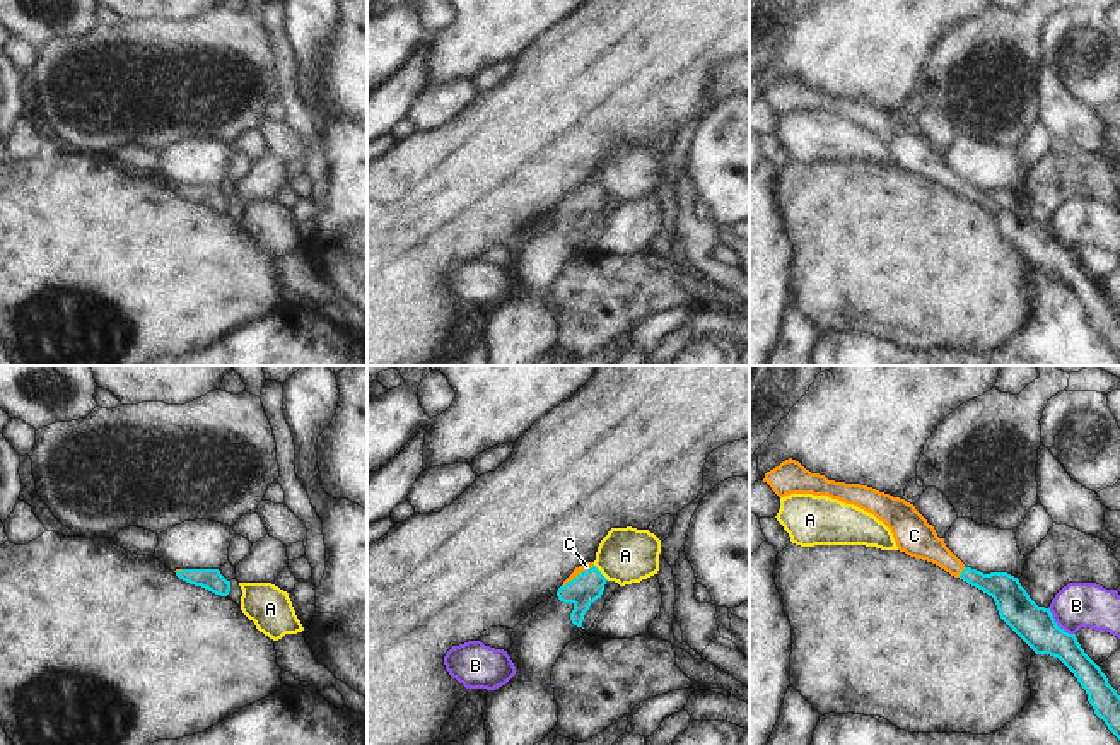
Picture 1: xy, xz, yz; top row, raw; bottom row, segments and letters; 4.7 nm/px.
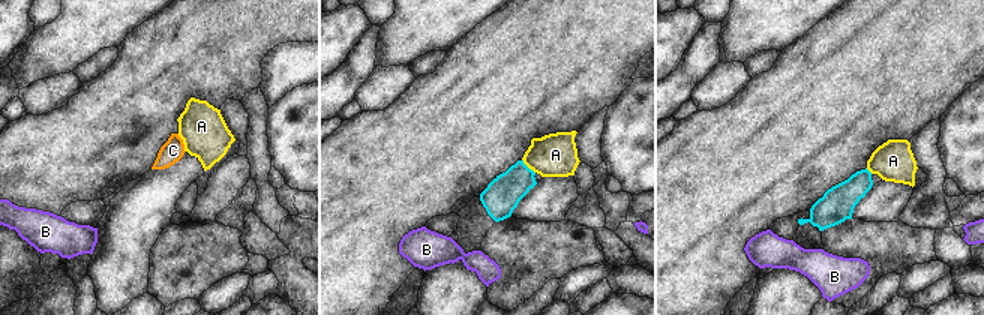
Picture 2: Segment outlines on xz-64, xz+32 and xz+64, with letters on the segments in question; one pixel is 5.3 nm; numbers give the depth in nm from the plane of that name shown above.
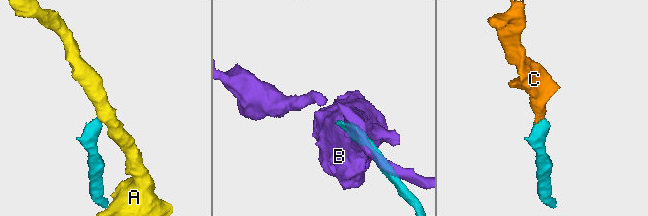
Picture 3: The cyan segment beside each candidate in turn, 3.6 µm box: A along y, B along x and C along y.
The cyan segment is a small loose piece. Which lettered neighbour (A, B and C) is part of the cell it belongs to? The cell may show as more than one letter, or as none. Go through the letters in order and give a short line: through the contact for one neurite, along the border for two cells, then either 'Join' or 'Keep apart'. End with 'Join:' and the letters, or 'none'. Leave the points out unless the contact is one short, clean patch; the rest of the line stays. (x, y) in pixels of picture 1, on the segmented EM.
A: Line: xz (594, 564), (608, 580). Keep apart
B: Line: yz (1049, 607), (1054, 621), (1074, 634). Keep apart
C: Line: xz (588, 586), (579, 574), (586, 566). Join
Join: C.

